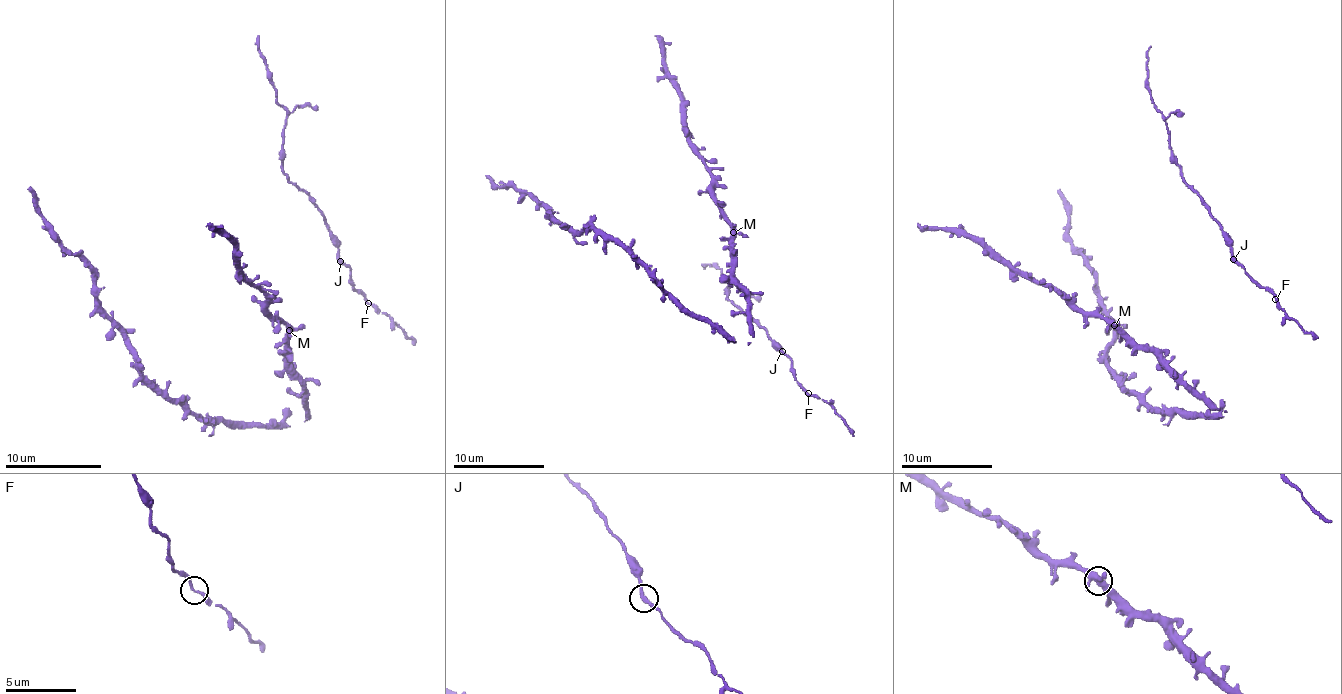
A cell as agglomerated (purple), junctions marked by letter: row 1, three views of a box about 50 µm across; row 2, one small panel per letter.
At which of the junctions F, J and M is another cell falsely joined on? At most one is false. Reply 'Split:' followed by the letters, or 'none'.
Split: none

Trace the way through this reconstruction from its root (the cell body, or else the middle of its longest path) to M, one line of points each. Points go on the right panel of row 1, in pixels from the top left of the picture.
M: (1214, 410), (1152, 351), (1136, 349), (1114, 326)

